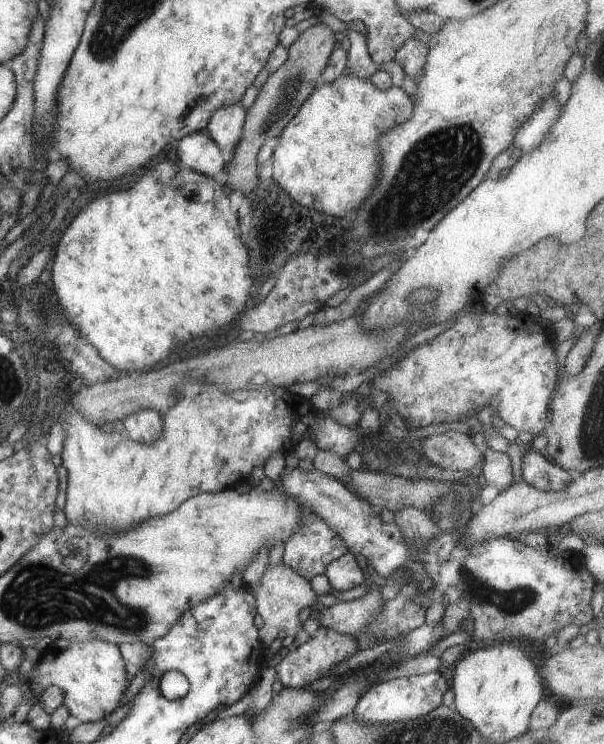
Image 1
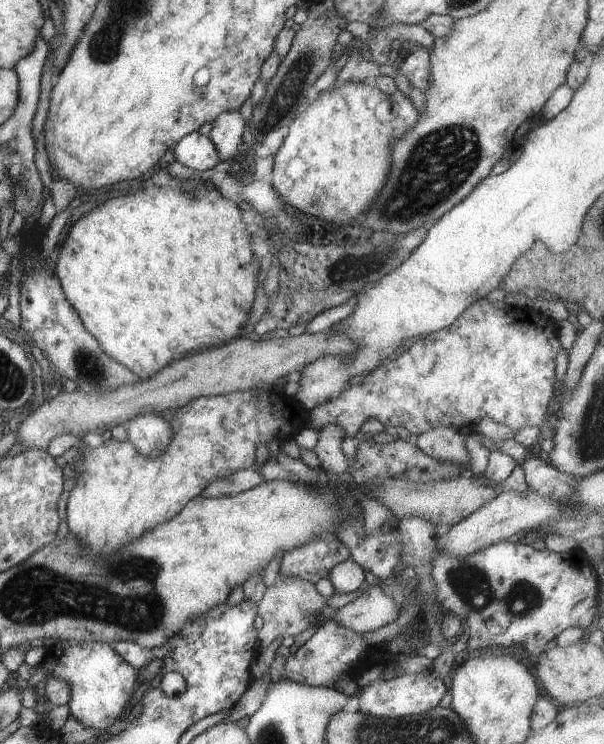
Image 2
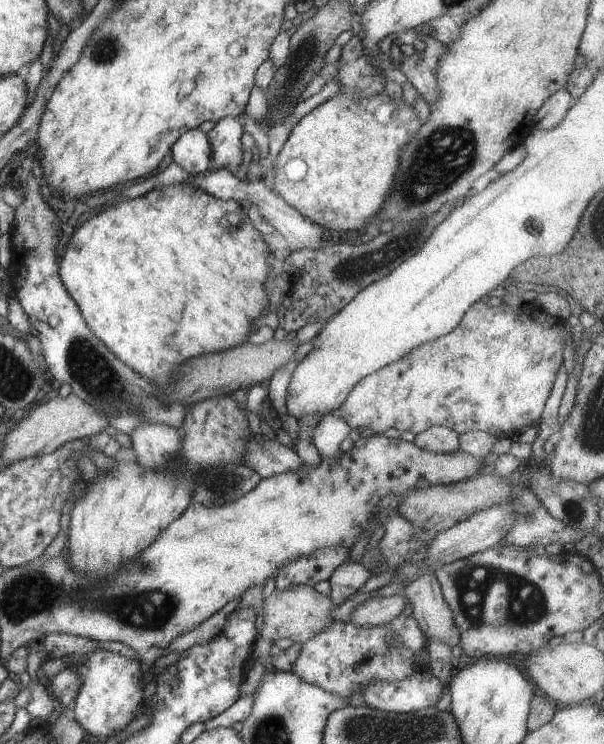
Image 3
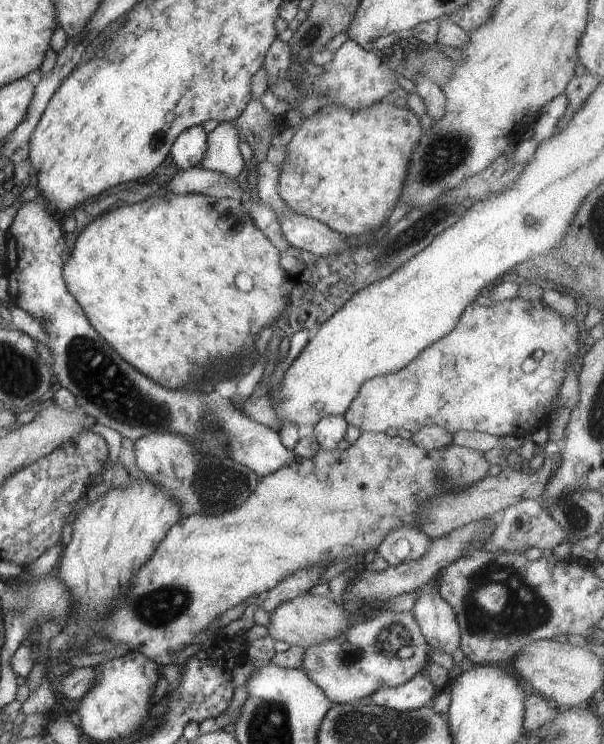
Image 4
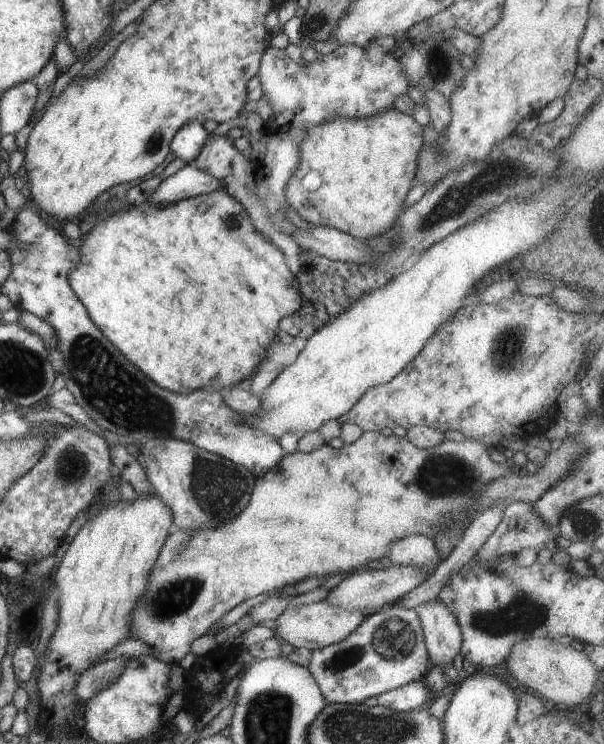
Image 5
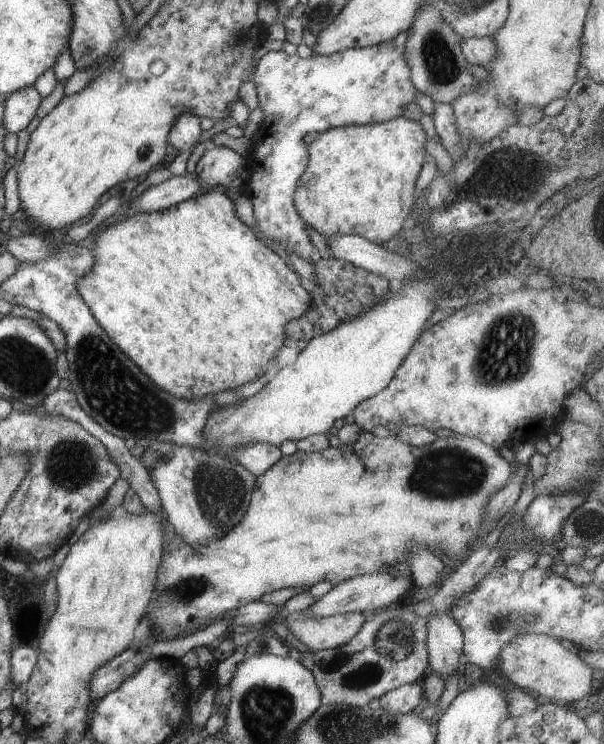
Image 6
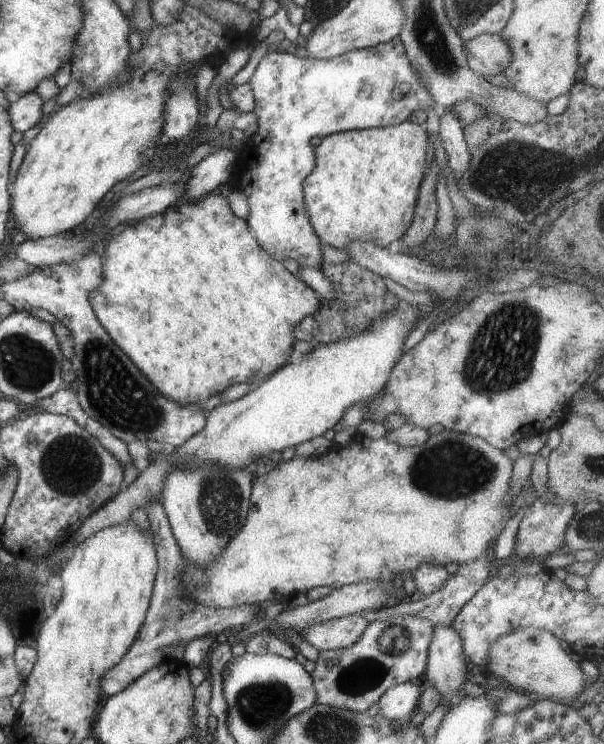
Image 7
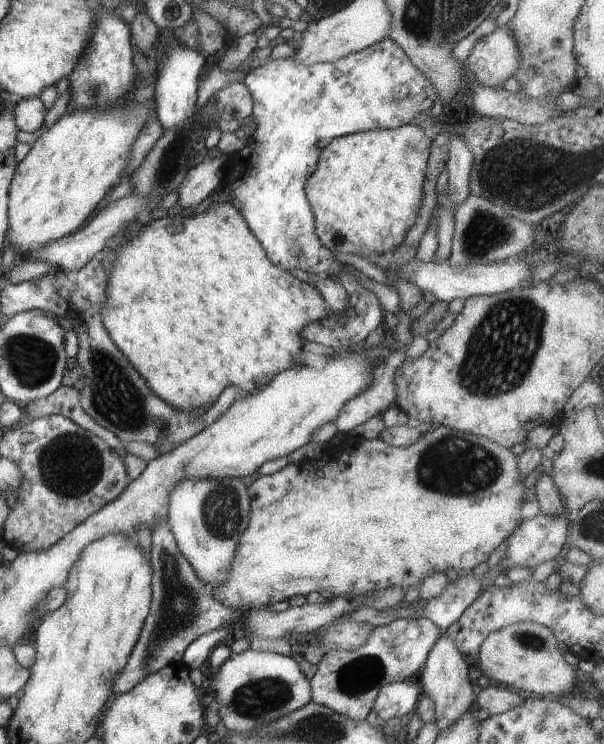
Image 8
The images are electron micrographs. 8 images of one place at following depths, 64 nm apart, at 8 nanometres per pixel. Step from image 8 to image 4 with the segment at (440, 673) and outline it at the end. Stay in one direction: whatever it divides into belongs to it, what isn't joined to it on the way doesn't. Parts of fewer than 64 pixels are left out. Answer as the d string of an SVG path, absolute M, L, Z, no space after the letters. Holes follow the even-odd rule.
M428 583L415 592L413 616L430 649L454 653L461 642L461 631L454 610L444 601L437 590Z

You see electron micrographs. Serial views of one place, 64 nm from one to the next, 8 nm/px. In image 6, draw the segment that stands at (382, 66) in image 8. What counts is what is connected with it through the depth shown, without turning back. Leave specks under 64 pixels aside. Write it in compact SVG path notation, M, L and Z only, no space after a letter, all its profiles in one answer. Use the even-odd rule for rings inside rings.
M407 30L392 41L360 49L343 49L335 54L312 55L302 59L297 54L288 55L283 50L264 54L255 66L252 81L257 87L258 106L264 112L264 121L258 128L258 136L253 139L254 153L246 158L249 180L247 196L252 201L258 230L268 238L280 242L282 247L292 248L298 256L310 262L315 247L304 229L306 224L294 207L293 195L300 176L306 171L309 155L304 136L307 133L322 133L333 127L343 125L366 125L379 121L390 121L403 115L403 108L415 103L415 87L411 82L405 52L412 31Z

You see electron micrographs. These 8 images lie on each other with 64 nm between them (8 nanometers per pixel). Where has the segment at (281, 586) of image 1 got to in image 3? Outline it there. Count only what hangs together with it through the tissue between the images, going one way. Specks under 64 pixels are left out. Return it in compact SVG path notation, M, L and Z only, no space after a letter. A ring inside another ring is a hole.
M292 586L284 592L272 592L266 600L264 600L264 628L260 632L262 638L266 638L271 644L282 638L288 638L294 643L298 642L302 645L310 642L324 628L328 628L330 624L334 624L331 612L335 609L335 605L329 596L319 594L310 586Z

